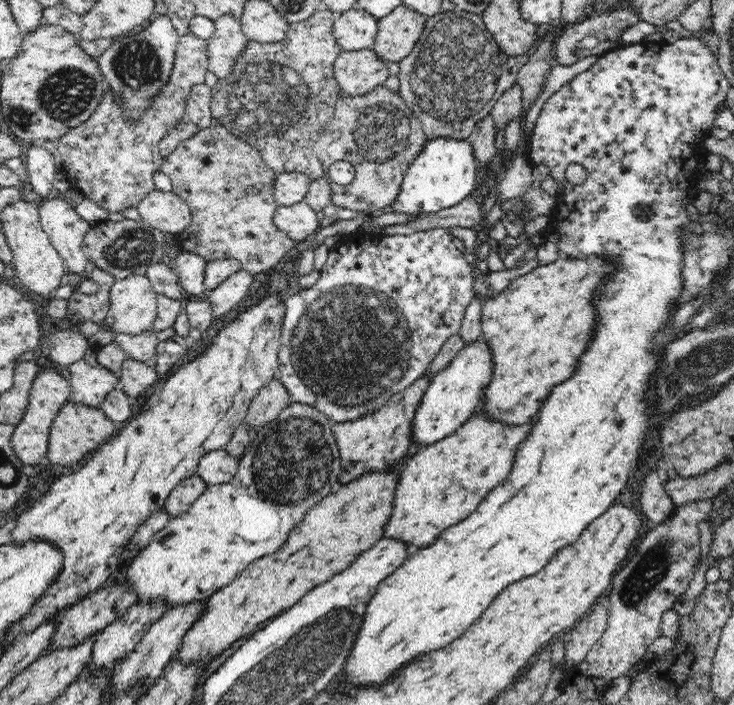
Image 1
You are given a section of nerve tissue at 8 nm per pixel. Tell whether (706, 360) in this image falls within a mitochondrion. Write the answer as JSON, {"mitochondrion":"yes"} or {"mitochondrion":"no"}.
{"mitochondrion":"yes"}

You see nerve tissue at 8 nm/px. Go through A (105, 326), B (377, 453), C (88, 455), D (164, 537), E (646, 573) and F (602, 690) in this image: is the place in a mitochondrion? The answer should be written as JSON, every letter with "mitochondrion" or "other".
{"A":"other","B":"other","C":"other","D":"other","E":"mitochondrion","F":"other"}

